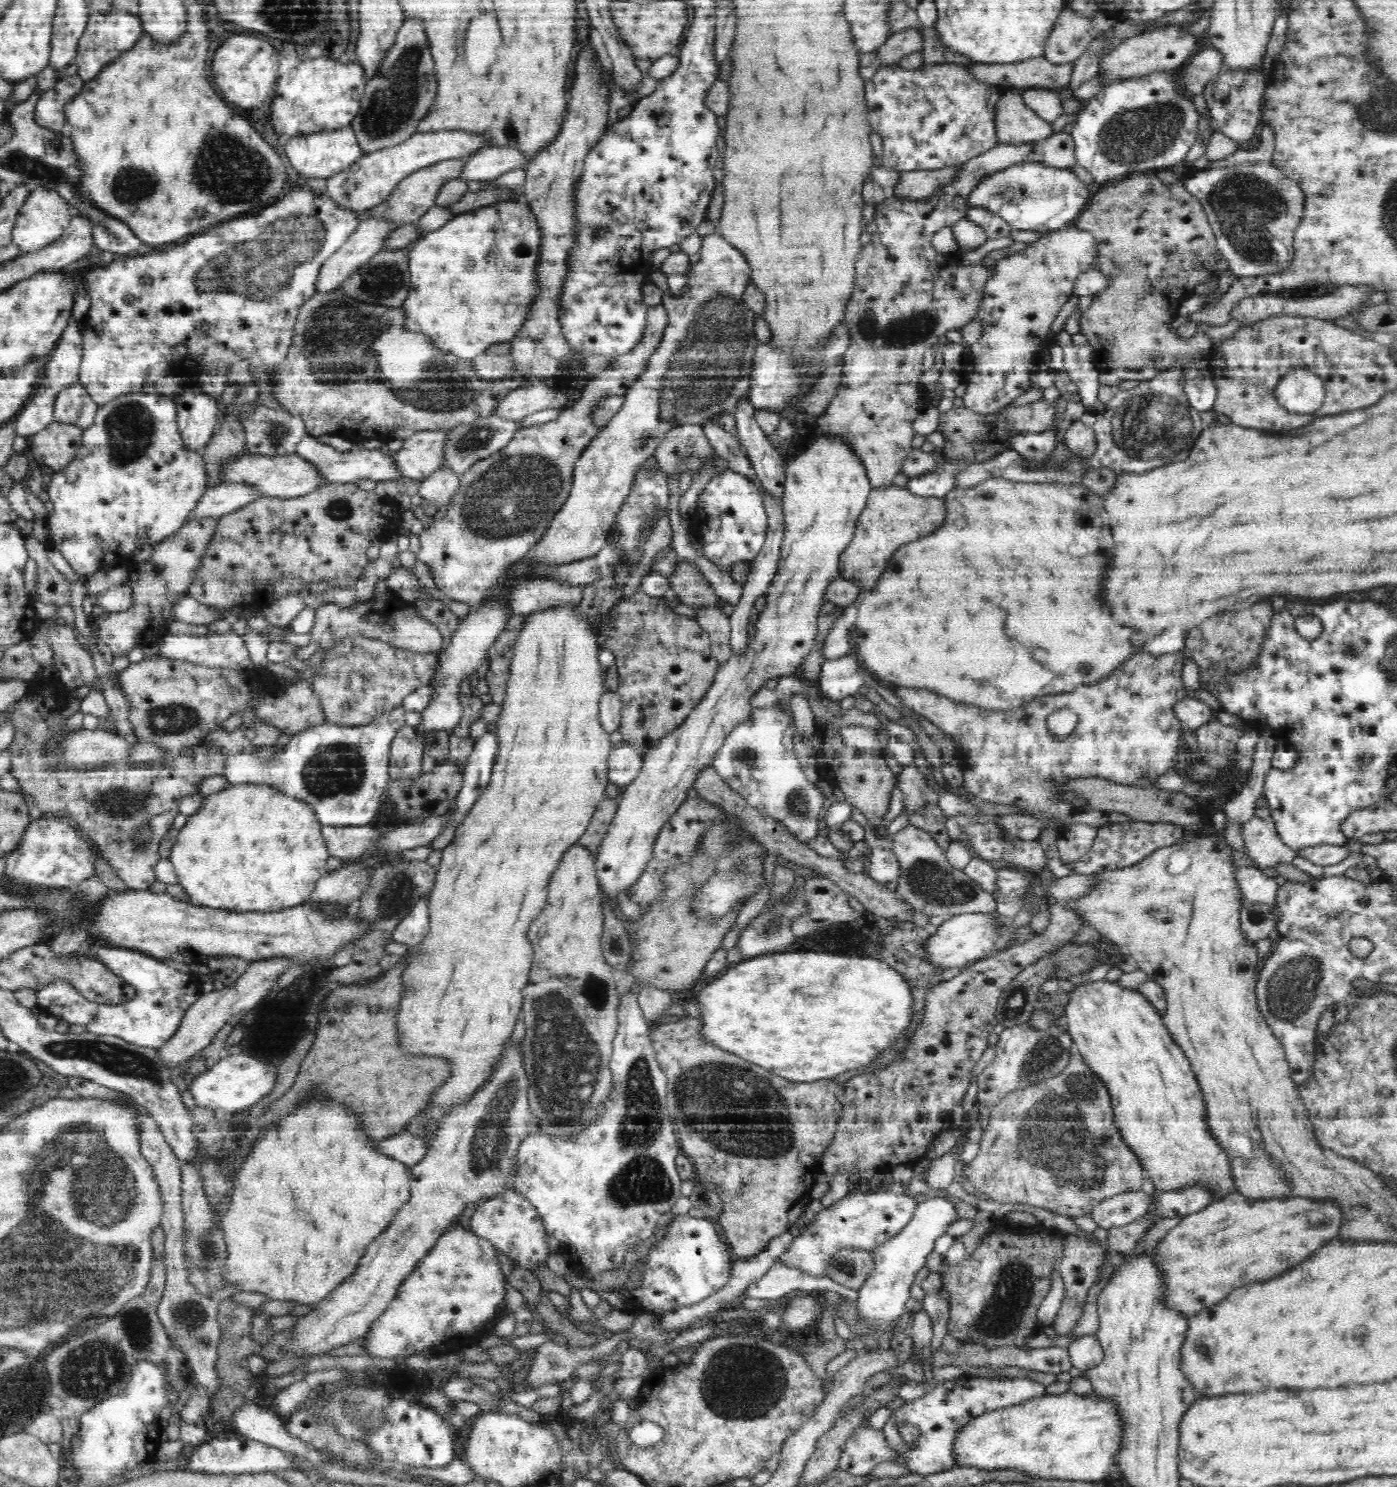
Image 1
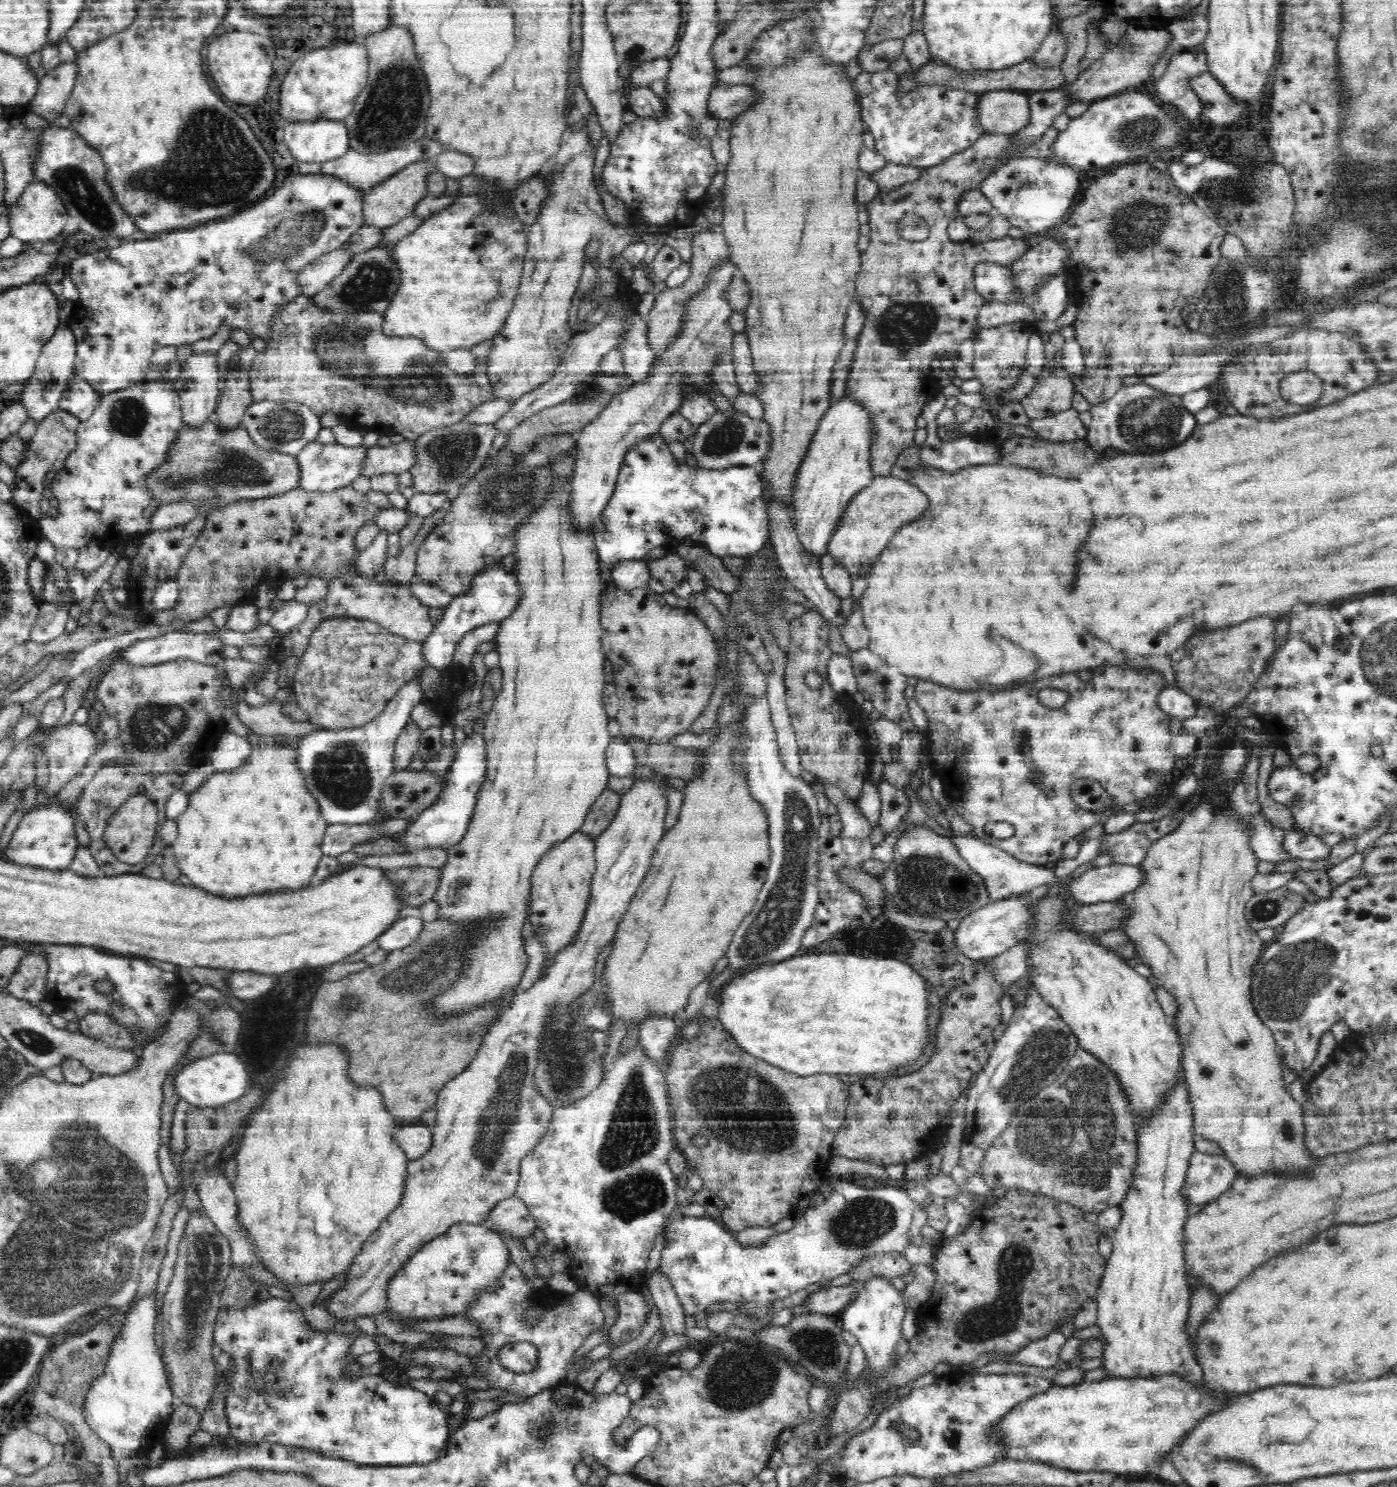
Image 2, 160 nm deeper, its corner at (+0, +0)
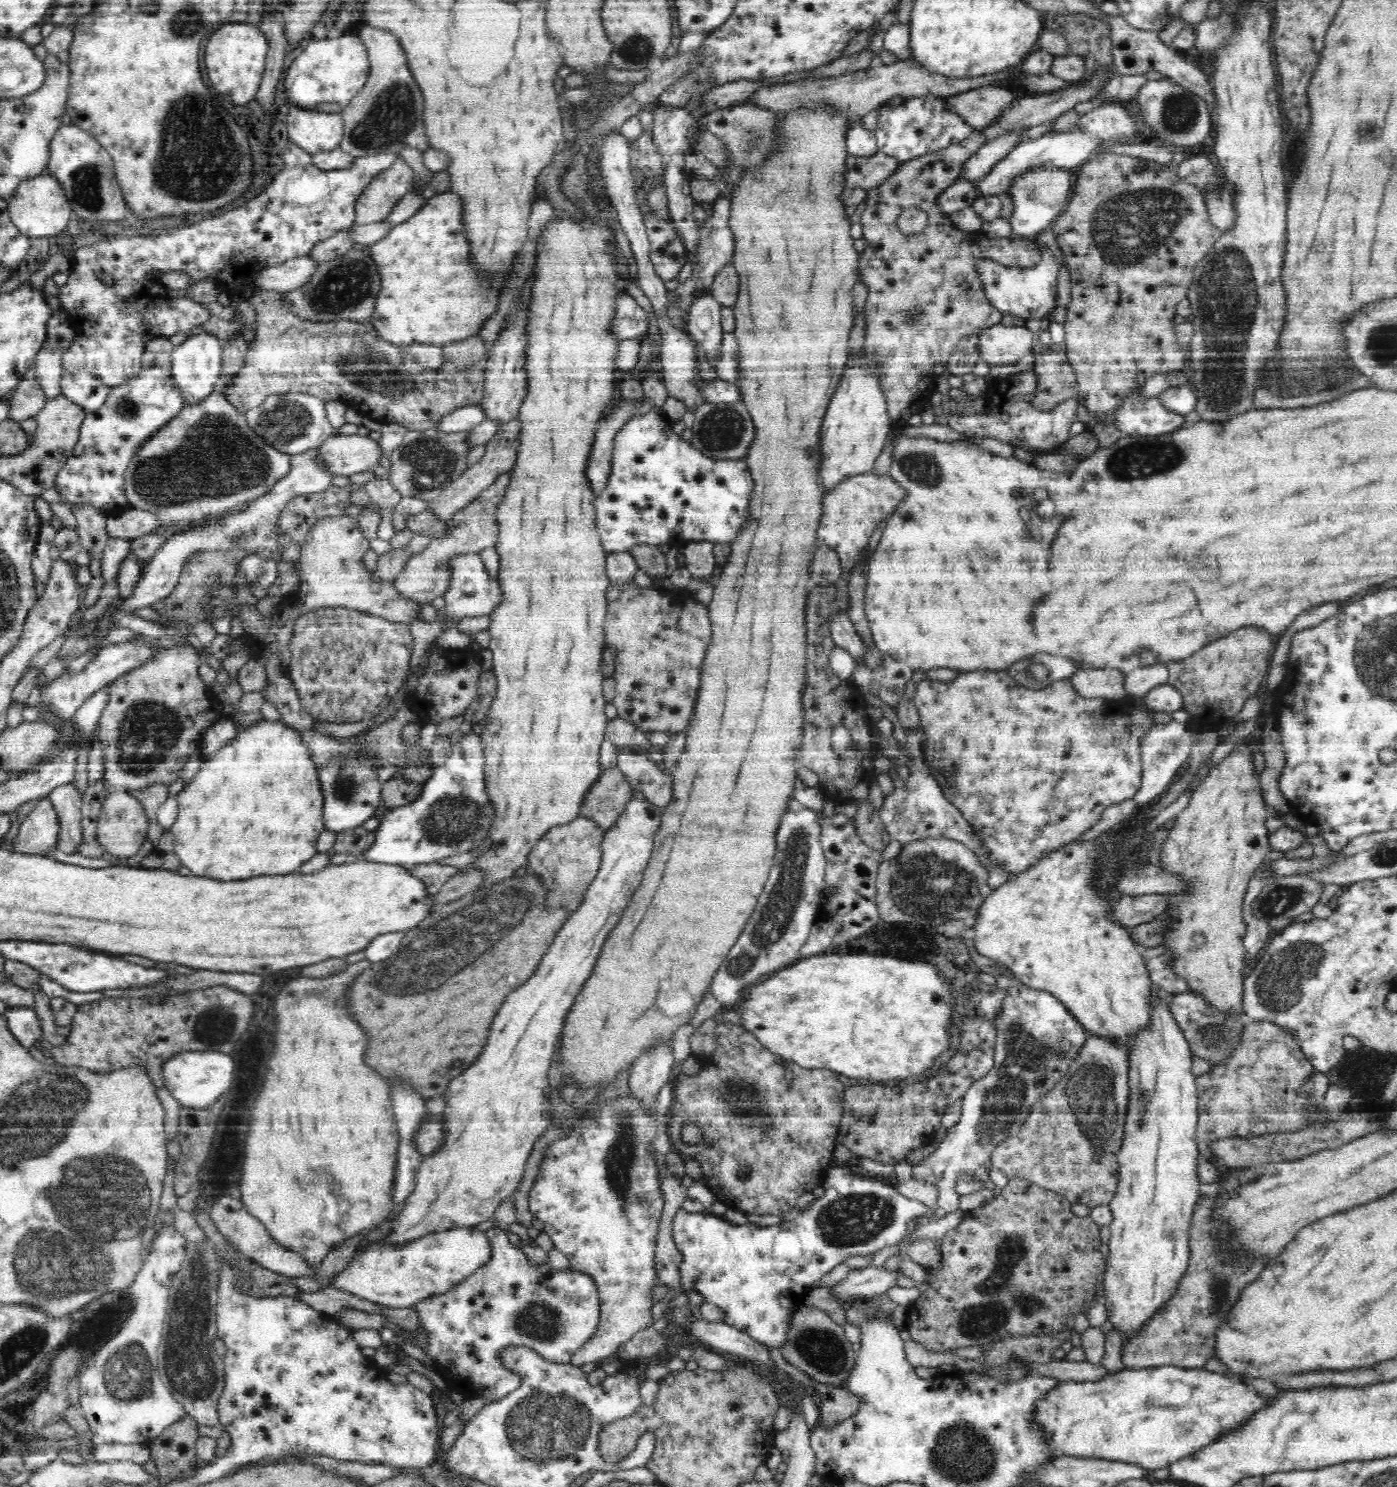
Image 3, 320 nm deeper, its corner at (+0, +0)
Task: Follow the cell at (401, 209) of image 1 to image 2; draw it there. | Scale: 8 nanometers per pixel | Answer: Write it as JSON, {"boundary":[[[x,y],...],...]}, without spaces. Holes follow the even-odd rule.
{"boundary":[[[434,160],[413,162],[407,167],[402,168],[402,170],[399,170],[395,175],[389,176],[388,180],[380,182],[378,186],[374,186],[372,190],[366,190],[366,192],[361,192],[358,188],[351,188],[347,186],[346,182],[327,174],[303,175],[302,173],[298,173],[286,178],[284,184],[280,188],[276,188],[268,196],[265,196],[264,200],[260,200],[260,204],[254,204],[252,208],[246,208],[244,212],[238,212],[238,214],[234,214],[230,218],[212,220],[212,222],[208,222],[208,224],[204,224],[200,228],[194,228],[194,230],[180,229],[179,231],[168,232],[167,235],[157,236],[156,238],[152,238],[152,240],[122,242],[120,246],[110,248],[110,250],[92,250],[90,254],[82,252],[82,256],[78,256],[70,264],[69,277],[76,285],[79,295],[77,301],[73,302],[72,317],[66,322],[66,326],[69,327],[76,337],[75,374],[84,380],[88,380],[90,386],[100,396],[128,388],[134,384],[146,383],[146,376],[148,374],[142,374],[142,370],[148,370],[150,356],[154,354],[156,348],[162,348],[162,346],[182,346],[182,344],[192,346],[194,342],[202,340],[202,338],[212,337],[212,334],[220,328],[222,322],[226,322],[228,328],[240,328],[246,331],[250,335],[250,338],[260,337],[265,342],[268,342],[271,339],[271,324],[274,323],[276,314],[279,314],[288,303],[302,295],[295,281],[297,272],[313,260],[319,259],[320,256],[342,248],[344,241],[347,241],[350,235],[354,234],[362,225],[385,229],[386,227],[395,225],[400,219],[412,215],[418,201],[427,195],[426,177],[432,171],[437,171]]]}

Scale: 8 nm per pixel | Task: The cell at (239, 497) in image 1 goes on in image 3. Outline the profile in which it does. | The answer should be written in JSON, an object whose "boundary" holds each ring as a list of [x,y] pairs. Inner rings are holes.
{"boundary":[[[132,509],[120,516],[112,516],[106,520],[106,531],[112,538],[124,538],[128,542],[150,534],[159,527],[156,515],[142,509]]]}

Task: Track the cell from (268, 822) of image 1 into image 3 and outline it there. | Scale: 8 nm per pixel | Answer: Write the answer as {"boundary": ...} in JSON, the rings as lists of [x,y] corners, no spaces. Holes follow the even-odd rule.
{"boundary":[[[262,719],[246,729],[240,729],[237,737],[229,745],[202,760],[196,776],[175,796],[178,801],[178,818],[170,830],[175,836],[174,853],[180,859],[182,866],[189,868],[196,876],[204,876],[224,883],[231,882],[232,879],[250,879],[262,875],[288,875],[288,872],[296,870],[296,866],[300,868],[306,860],[310,860],[317,853],[314,844],[320,833],[325,830],[322,817],[325,802],[324,795],[320,790],[320,779],[317,778],[317,768],[318,765],[310,757],[310,749],[304,745],[300,733],[296,729],[284,725],[282,721]]]}

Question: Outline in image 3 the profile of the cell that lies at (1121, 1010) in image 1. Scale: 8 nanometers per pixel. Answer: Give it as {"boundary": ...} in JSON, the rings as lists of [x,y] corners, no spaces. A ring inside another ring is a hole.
{"boundary":[[[1113,829],[1094,840],[1074,839],[994,889],[978,908],[980,914],[974,926],[975,949],[982,956],[1005,964],[1013,976],[1029,988],[1050,992],[1080,1022],[1088,1036],[1100,1035],[1109,1042],[1120,1043],[1129,1053],[1135,1036],[1152,1024],[1154,983],[1141,955],[1146,947],[1130,939],[1129,928],[1112,922],[1109,913],[1112,912],[1113,902],[1094,881],[1104,858],[1116,854],[1116,842],[1112,840],[1111,831]]]}

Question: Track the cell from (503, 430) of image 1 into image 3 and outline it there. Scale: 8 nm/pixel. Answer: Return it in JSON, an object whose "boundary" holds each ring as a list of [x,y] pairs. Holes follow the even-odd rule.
{"boundary":[[[435,427],[424,431],[408,431],[401,445],[390,452],[388,482],[402,497],[436,494],[467,470],[466,456],[472,447],[467,443],[467,431],[446,434]]]}

